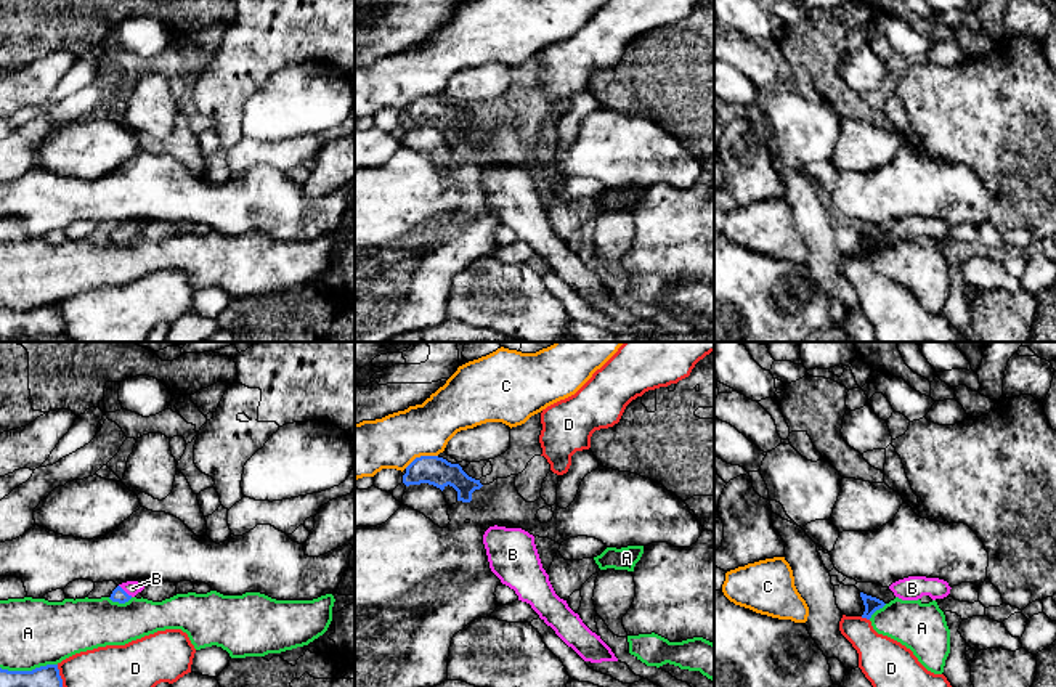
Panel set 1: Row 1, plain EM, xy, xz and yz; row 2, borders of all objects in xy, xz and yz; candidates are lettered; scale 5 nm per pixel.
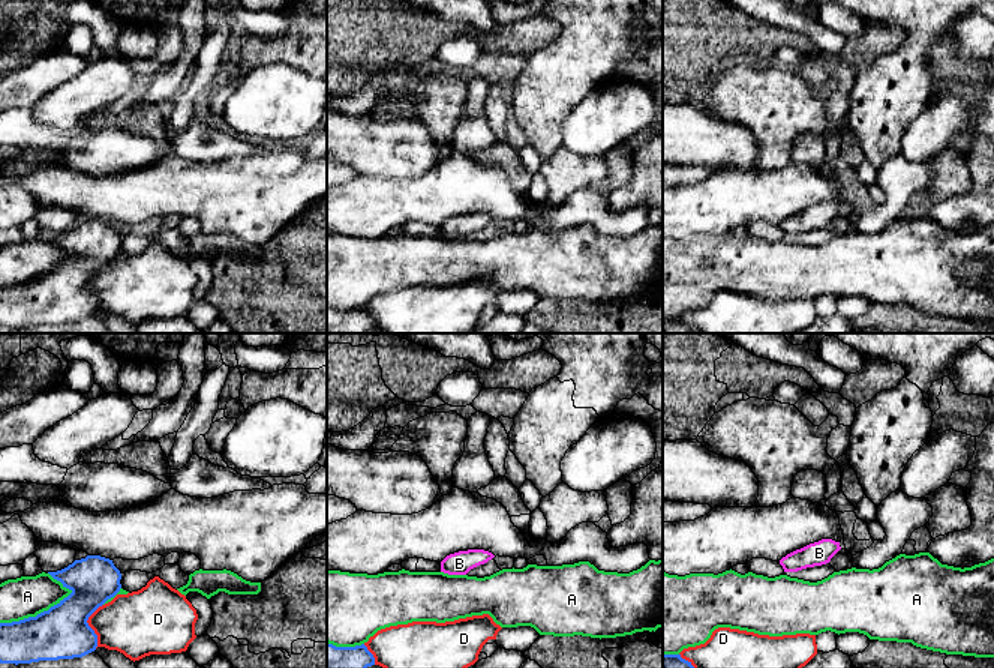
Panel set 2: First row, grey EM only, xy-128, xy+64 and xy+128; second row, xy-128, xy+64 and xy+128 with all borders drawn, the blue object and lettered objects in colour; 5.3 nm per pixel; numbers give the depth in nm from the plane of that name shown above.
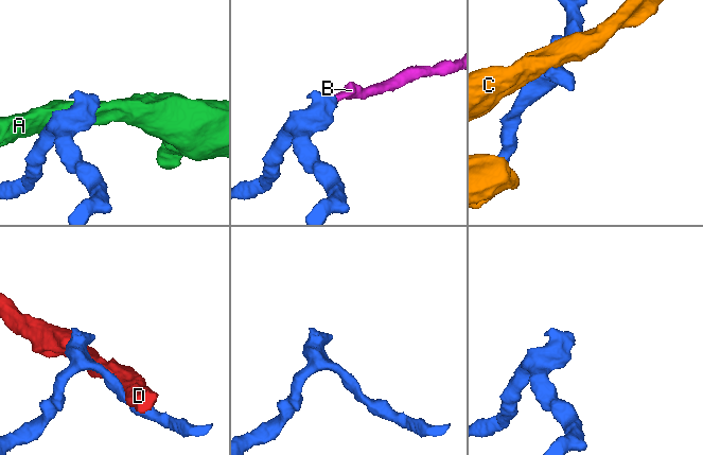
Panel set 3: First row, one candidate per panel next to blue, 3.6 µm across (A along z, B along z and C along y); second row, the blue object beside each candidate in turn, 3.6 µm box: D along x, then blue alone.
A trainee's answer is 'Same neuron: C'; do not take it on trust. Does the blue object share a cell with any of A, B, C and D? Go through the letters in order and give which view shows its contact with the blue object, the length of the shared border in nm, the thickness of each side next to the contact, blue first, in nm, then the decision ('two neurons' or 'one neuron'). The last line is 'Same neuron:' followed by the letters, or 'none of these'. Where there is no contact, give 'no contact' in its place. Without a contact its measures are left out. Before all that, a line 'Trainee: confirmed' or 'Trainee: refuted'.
Trainee: refuted
A: contact in xy; length 280 nm; calibres 110 and 340 nm; two neurons
B: contact in xy; length 90 nm; calibres 70 and 80 nm; one neuron
C: contact in xz; length 180 nm; calibres 150 and 280 nm; two neurons
D: contact in xy; length 120 nm; calibres 110 and 200 nm; two neurons
Same neuron: B

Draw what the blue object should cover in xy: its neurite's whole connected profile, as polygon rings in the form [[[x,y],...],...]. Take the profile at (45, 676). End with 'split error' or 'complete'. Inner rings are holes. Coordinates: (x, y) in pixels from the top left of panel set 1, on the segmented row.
[[[58,665],[32,671],[8,671],[0,668],[0,687],[63,687]]]; complete

